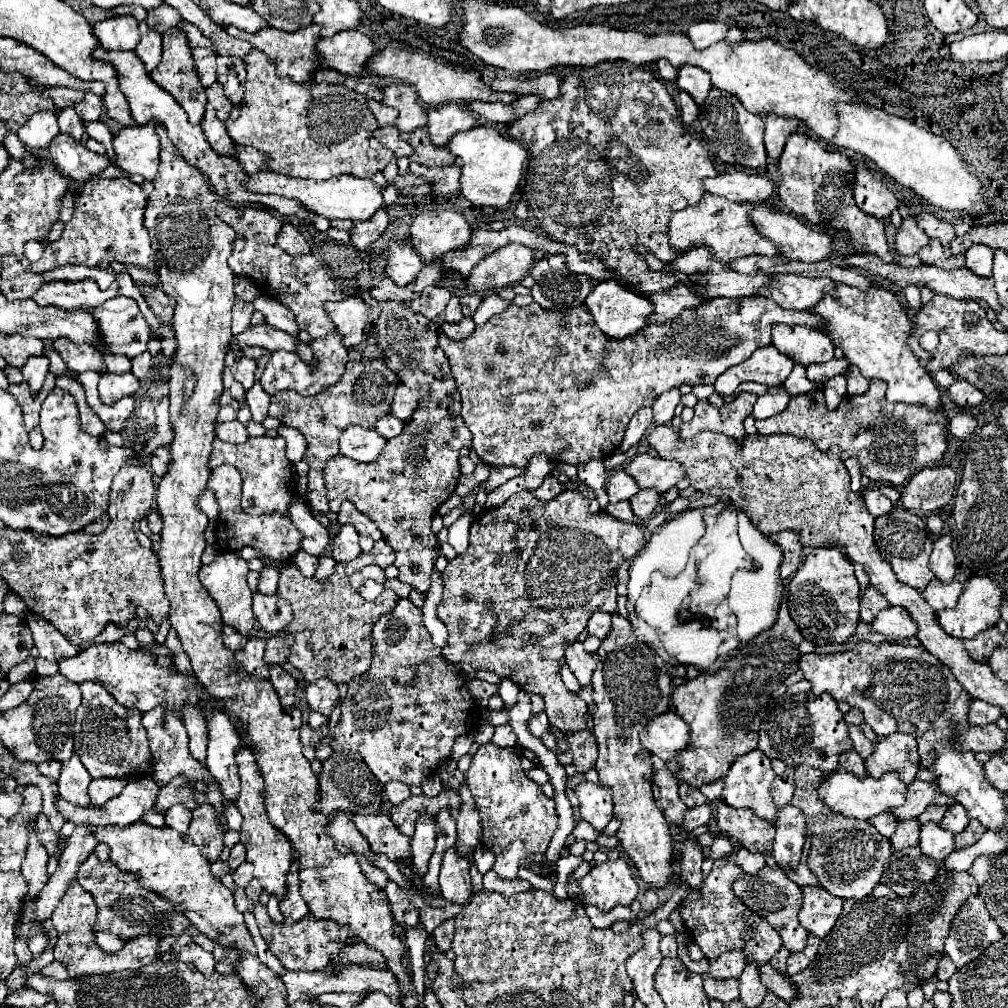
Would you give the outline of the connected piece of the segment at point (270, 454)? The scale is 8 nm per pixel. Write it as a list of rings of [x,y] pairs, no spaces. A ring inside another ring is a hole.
[[[261,436],[249,438],[243,444],[225,444],[221,440],[213,442],[213,454],[209,460],[211,468],[221,464],[233,464],[243,476],[243,510],[247,514],[271,514],[279,510],[281,514],[289,514],[287,506],[293,500],[293,464],[285,456],[285,440],[281,436]]]

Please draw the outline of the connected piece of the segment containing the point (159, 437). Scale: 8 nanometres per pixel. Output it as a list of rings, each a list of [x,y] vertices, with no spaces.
[[[165,396],[165,398],[159,400],[159,404],[157,404],[157,408],[155,408],[157,434],[147,442],[147,448],[145,448],[143,456],[149,456],[155,448],[159,448],[159,446],[163,446],[163,444],[169,444],[171,438],[173,438],[171,424],[169,424],[169,410],[167,410],[167,408],[169,408],[169,398]]]

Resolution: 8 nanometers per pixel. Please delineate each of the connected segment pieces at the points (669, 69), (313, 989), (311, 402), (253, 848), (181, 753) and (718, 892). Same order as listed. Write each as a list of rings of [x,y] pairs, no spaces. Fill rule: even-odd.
[[[663,58],[657,60],[657,70],[659,70],[661,78],[665,78],[665,80],[669,80],[669,82],[675,82],[677,70],[675,70],[675,66],[671,66],[669,60],[663,60]]]
[[[345,966],[343,972],[333,972],[329,968],[319,970],[319,972],[291,972],[285,970],[283,974],[279,974],[279,978],[285,982],[285,990],[287,990],[287,1001],[289,1004],[297,1002],[297,1000],[311,1000],[323,992],[363,992],[367,988],[371,990],[379,990],[383,994],[387,994],[391,998],[391,1002],[401,1004],[401,990],[399,990],[399,982],[397,976],[391,970],[371,970],[369,966]]]
[[[367,360],[367,362],[347,362],[343,378],[331,386],[329,390],[319,392],[317,396],[301,396],[295,394],[295,390],[281,392],[277,396],[271,396],[269,416],[279,418],[281,424],[297,428],[305,440],[307,450],[303,460],[309,464],[309,488],[307,488],[307,504],[313,512],[327,514],[329,504],[325,498],[325,462],[339,454],[339,436],[341,430],[349,424],[359,424],[363,428],[373,428],[379,418],[389,414],[389,406],[393,400],[393,394],[399,386],[397,374],[393,370],[385,368],[385,360]]]
[[[237,748],[237,766],[239,766],[239,778],[241,778],[241,790],[235,800],[235,806],[239,808],[243,816],[241,824],[241,844],[247,848],[247,860],[255,866],[255,878],[261,882],[263,890],[269,894],[277,894],[279,898],[285,892],[285,874],[291,866],[291,844],[285,834],[281,834],[267,818],[265,806],[263,806],[263,778],[259,772],[259,766],[251,754],[249,748]]]
[[[155,706],[153,710],[143,714],[143,726],[147,730],[147,740],[149,740],[149,748],[157,760],[157,766],[153,768],[153,780],[157,782],[157,786],[165,786],[173,776],[177,774],[185,774],[189,780],[203,780],[207,784],[207,802],[213,804],[215,814],[219,819],[221,815],[221,792],[217,790],[217,786],[211,780],[211,774],[207,768],[203,768],[191,754],[189,754],[189,738],[187,738],[187,730],[181,722],[181,718],[177,718],[177,714],[165,714],[165,710],[161,710],[161,706]]]
[[[717,858],[713,862],[711,874],[707,876],[707,882],[683,900],[683,926],[687,936],[703,950],[705,958],[709,960],[717,958],[727,950],[739,950],[745,954],[747,962],[765,964],[781,948],[781,936],[769,926],[769,922],[761,920],[759,914],[753,914],[753,910],[741,904],[741,898],[737,898],[737,894],[733,894],[733,882],[741,874],[741,866],[729,862],[727,858]]]

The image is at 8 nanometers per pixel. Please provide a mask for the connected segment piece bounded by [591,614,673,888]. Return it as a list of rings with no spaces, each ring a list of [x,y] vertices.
[[[613,614],[611,632],[601,640],[597,650],[599,664],[593,672],[593,702],[595,702],[595,726],[593,734],[599,744],[597,772],[599,784],[613,790],[613,812],[621,820],[617,832],[623,850],[635,862],[639,876],[659,888],[673,878],[673,848],[669,824],[655,804],[651,794],[651,782],[645,778],[653,772],[651,754],[641,746],[639,732],[649,720],[665,714],[671,708],[671,676],[663,674],[655,664],[655,652],[639,642],[631,630],[631,624],[621,614]]]

